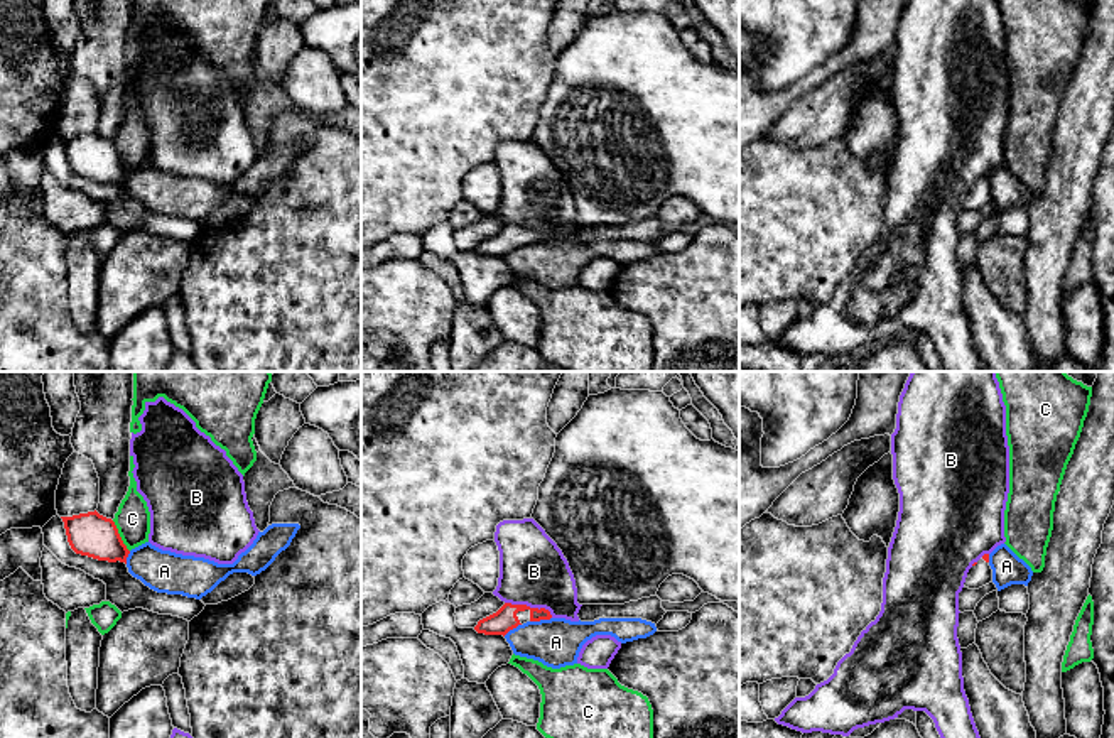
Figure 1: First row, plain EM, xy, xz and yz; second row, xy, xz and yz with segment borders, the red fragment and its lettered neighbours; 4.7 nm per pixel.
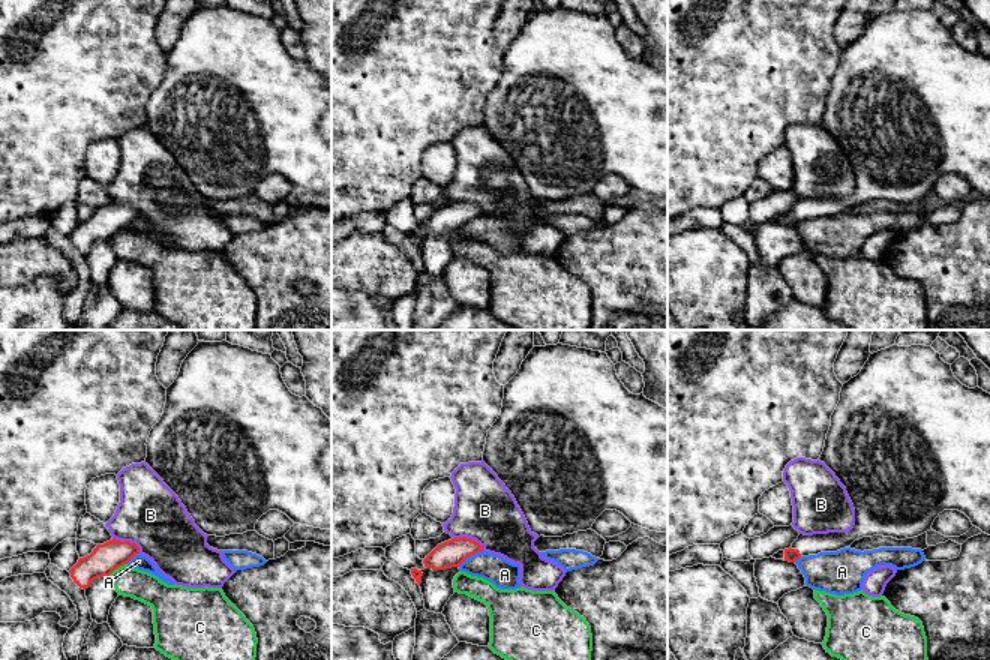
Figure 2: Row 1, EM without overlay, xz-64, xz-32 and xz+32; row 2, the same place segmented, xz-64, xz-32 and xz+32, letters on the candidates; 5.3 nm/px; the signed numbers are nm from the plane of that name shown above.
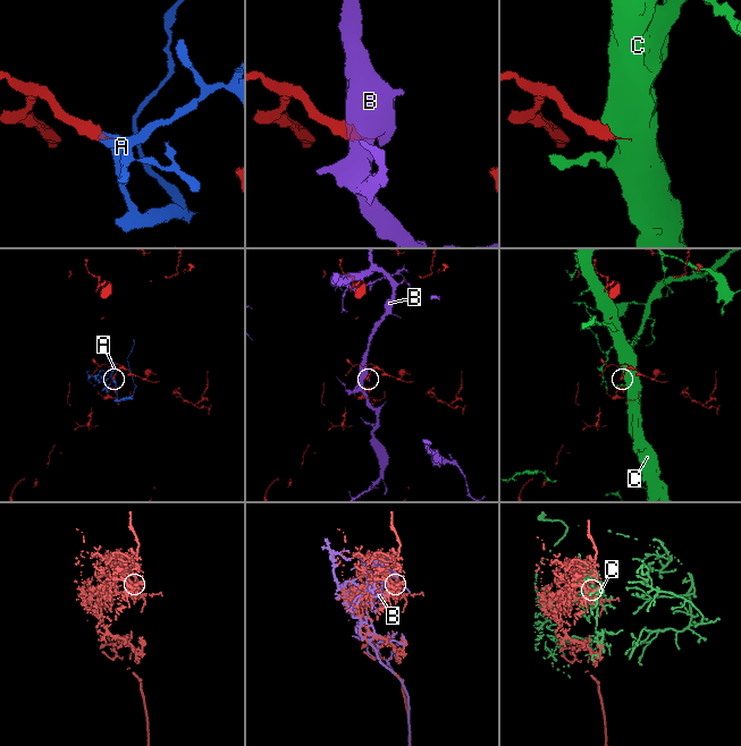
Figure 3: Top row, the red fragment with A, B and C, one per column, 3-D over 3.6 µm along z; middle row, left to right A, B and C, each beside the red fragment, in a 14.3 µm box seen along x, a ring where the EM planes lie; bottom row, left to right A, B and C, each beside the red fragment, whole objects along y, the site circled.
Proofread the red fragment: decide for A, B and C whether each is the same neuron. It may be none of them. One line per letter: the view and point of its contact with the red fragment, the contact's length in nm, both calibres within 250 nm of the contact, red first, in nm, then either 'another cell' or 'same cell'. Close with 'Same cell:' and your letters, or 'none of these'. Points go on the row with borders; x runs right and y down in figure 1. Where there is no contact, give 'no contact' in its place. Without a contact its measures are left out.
A: meets red in xz at (540, 618); contact 110 nm long; 110 nm thick on the red side, 240 nm on the other; another cell
B: meets red in xz at (529, 607); contact 240 nm long; 110 nm thick on the red side, 320 nm on the other; another cell
C: meets red in xy at (118, 536); contact 170 nm long; 220 nm thick on the red side, 160 nm on the other; another cell
Same cell: none of these

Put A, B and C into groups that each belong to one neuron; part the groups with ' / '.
A / B / C

